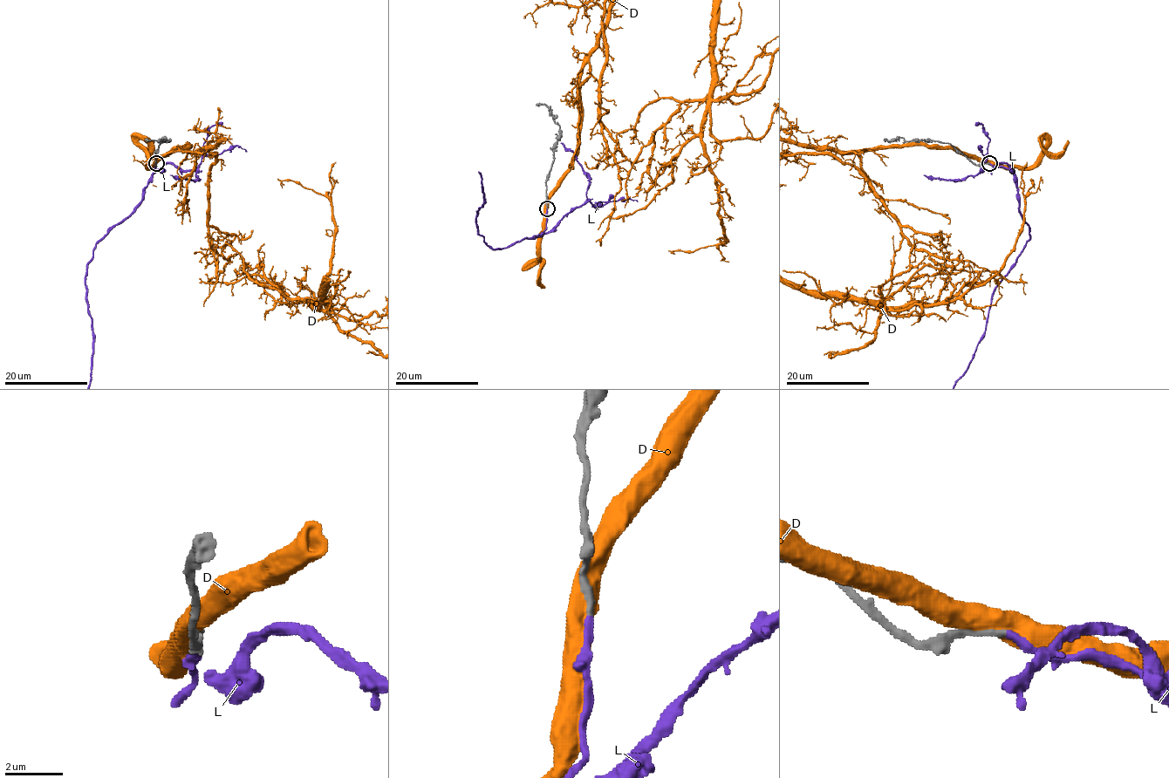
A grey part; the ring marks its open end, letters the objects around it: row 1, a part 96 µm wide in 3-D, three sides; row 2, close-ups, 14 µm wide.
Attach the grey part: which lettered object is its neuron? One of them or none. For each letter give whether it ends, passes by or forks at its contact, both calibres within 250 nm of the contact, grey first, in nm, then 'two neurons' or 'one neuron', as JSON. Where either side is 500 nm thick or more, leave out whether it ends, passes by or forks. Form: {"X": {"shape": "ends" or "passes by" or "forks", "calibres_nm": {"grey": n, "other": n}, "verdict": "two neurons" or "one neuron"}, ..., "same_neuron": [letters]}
{"D": {"calibres_nm": {"grey": 320, "other": 550}, "verdict": "two neurons"}, "L": {"shape": "ends", "calibres_nm": {"grey": 240, "other": 260}, "verdict": "one neuron"}, "same_neuron": ["L"]}

